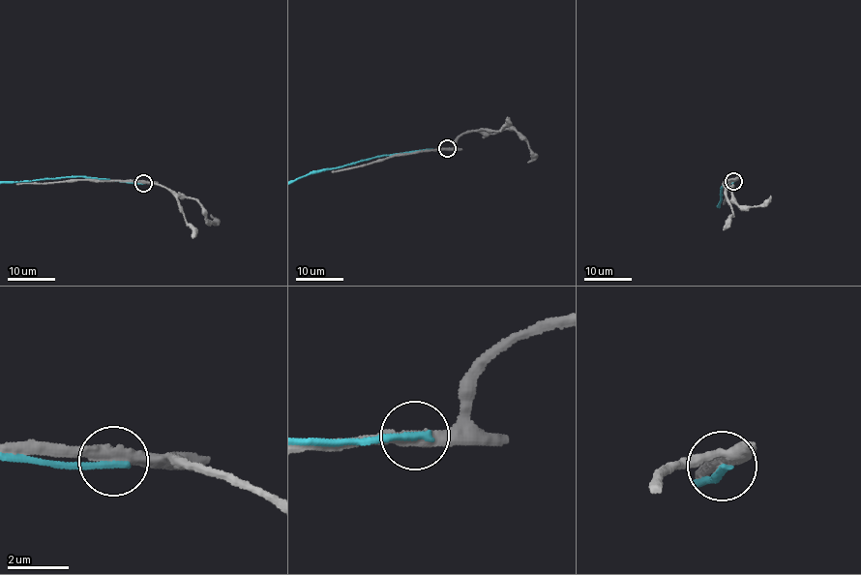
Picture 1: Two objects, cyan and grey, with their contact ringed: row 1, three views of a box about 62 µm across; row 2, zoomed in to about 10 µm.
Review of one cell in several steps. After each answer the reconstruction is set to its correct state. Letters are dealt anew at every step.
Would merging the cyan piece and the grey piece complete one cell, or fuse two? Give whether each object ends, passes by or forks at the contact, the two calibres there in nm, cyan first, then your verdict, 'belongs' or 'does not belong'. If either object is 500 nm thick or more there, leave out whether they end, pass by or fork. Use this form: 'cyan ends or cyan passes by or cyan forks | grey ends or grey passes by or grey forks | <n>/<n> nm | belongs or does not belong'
cyan ends | grey passes by | 260/400 nm | does not belong

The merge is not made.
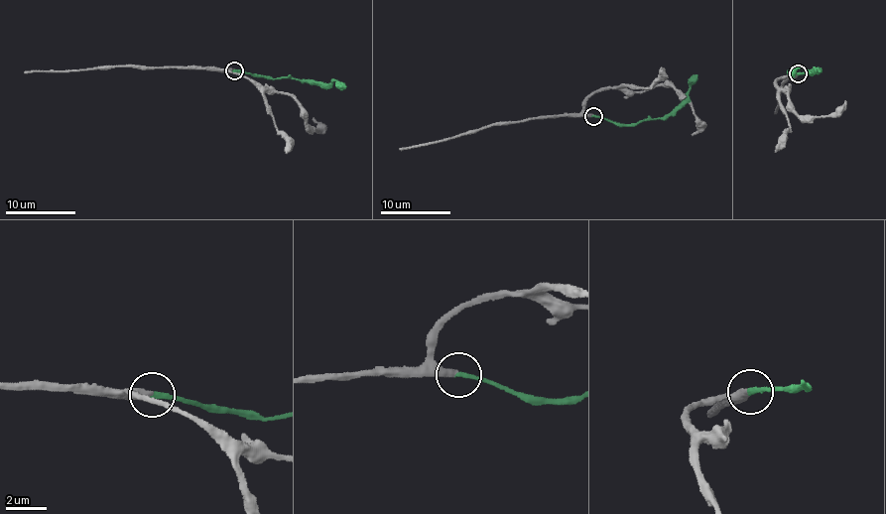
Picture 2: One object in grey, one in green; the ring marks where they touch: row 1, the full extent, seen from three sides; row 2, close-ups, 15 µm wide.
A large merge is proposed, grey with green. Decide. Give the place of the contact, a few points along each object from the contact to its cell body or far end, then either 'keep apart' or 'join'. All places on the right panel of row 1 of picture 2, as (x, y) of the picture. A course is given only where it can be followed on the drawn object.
(798, 73) | grey via (798, 74), (782, 81), (776, 88), (779, 104), (775, 113) | green via (798, 74), (814, 73), (820, 68), (795, 68), (789, 75) | join

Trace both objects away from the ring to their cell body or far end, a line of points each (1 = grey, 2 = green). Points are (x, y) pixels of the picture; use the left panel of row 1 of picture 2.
1: (233, 70), (133, 65), (24, 72)
2: (233, 70), (258, 76), (336, 80), (345, 88)

